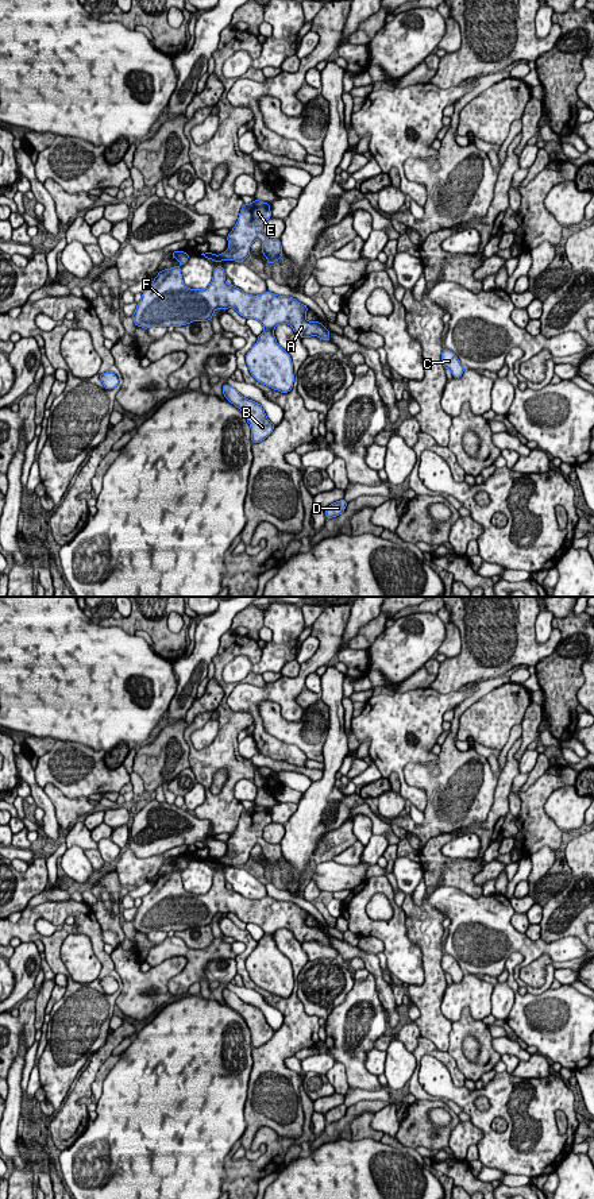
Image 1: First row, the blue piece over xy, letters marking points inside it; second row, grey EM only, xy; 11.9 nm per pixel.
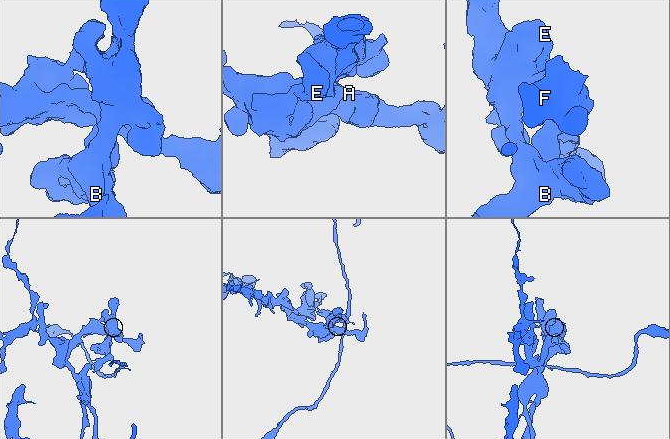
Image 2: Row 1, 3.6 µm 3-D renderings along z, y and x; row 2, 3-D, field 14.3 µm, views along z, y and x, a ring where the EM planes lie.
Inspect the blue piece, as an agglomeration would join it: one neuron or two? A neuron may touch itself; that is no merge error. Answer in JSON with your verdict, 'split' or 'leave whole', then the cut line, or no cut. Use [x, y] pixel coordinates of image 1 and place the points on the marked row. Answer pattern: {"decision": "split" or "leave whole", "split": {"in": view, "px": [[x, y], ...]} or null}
{"decision": "split", "split": {"in": "xy", "px": [[219, 255], [223, 258]]}}

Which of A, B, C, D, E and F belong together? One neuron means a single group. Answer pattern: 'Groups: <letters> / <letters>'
Groups: A C D F / B E

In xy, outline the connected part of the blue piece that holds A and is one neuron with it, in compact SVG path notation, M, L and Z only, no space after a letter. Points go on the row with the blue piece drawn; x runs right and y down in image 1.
M174 251L171 257L180 265L158 273L151 286L142 293L134 315L136 327L181 327L192 321L209 321L216 309L234 308L246 319L255 319L263 325L263 332L246 355L251 375L261 383L289 393L293 388L294 374L290 355L277 343L274 329L288 324L300 338L317 336L329 340L329 331L320 321L305 319L308 307L289 296L271 292L248 294L225 282L223 266L213 271L212 281L205 289L186 288L181 266L189 254Z

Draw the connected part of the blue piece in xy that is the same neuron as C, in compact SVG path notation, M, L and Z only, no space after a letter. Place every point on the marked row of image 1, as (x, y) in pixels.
M444 348L440 359L441 359L443 366L452 373L454 378L462 377L464 367L452 351Z

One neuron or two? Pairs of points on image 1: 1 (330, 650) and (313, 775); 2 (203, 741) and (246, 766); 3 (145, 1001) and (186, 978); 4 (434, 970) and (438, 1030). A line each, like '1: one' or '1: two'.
1: two
2: two
3: two
4: one

